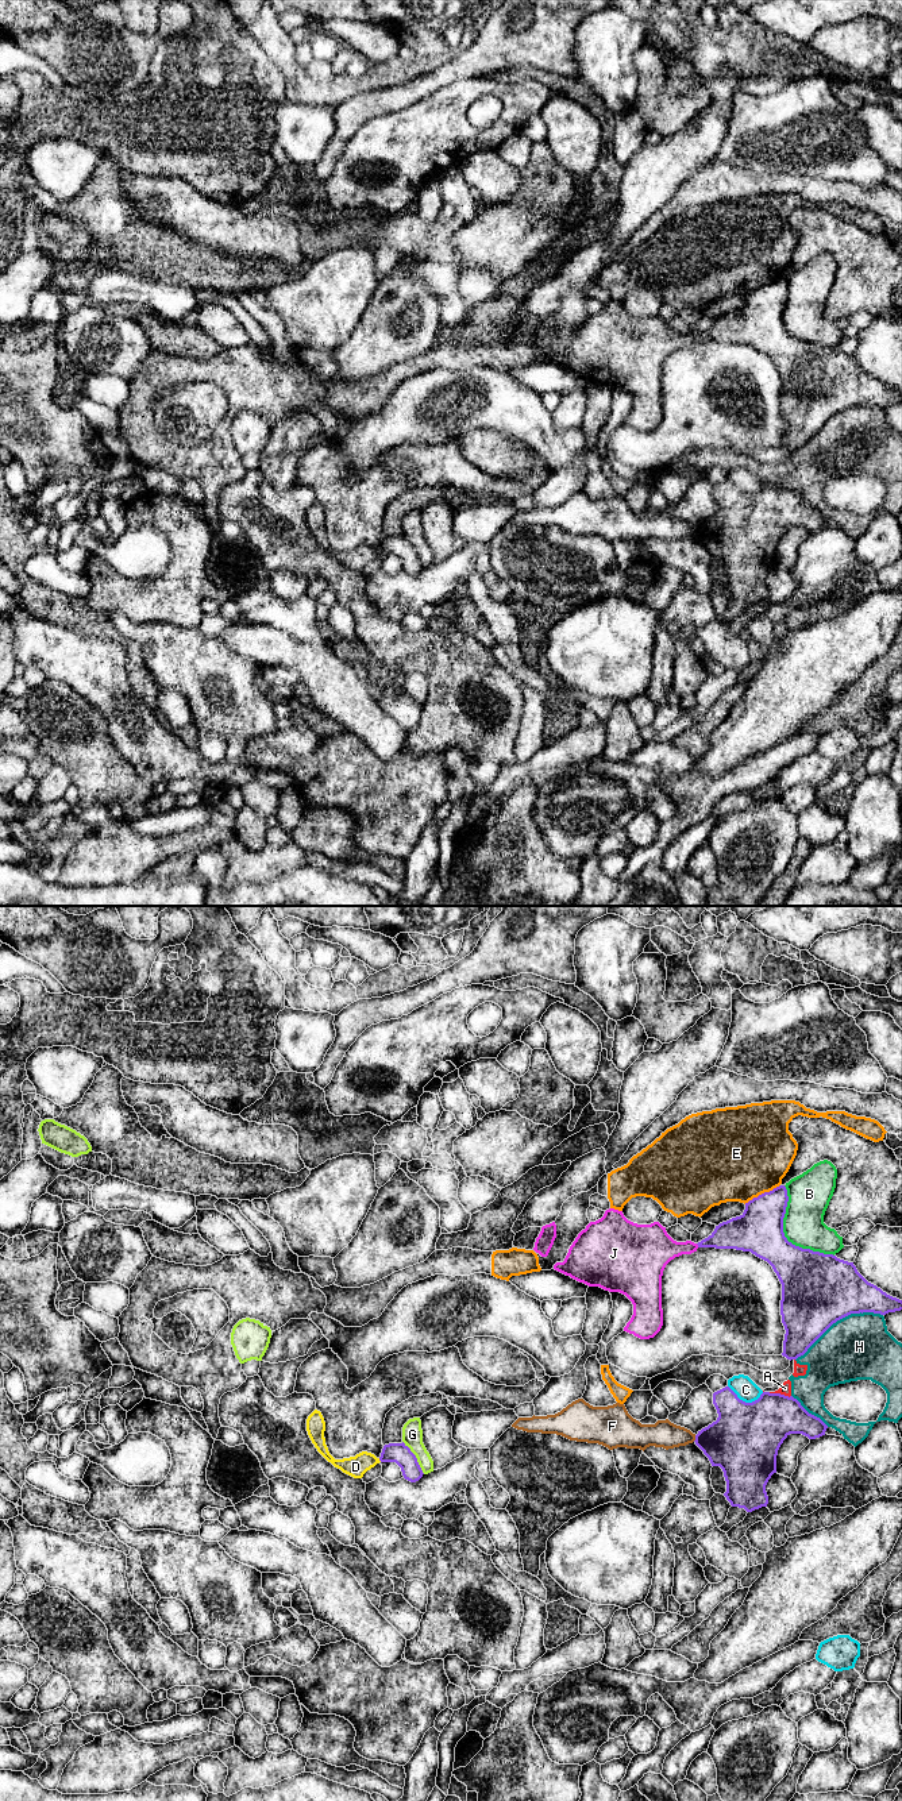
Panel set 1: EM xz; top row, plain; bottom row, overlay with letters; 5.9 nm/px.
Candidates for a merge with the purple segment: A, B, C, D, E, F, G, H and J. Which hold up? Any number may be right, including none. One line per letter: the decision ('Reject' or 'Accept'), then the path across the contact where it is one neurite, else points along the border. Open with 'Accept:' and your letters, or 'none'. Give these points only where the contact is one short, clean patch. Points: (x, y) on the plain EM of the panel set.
Accept: J
A: Reject
B: Reject
C: Reject
D: Reject. Boundary: xz (378, 551), (381, 554)
E: Reject
F: Reject
G: Reject
H: Reject
J: Accept. Path across: xz (737, 326), (697, 336), (687, 340), (655, 340)

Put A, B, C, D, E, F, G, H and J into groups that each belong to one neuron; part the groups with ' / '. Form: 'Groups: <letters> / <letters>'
Groups: A D H / B / C / E / F / G / J

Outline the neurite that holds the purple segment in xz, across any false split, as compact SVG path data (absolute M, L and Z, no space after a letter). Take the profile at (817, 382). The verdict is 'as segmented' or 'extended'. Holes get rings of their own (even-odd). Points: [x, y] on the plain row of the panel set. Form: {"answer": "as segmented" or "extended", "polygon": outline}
{"answer": "extended", "polygon": "M785 278L764 285L745 296L745 302L740 309L720 316L708 331L698 336L676 335L659 315L637 317L628 313L622 304L609 301L601 312L590 315L578 327L564 354L556 355L554 362L589 379L625 387L633 397L633 408L624 424L640 432L649 432L663 419L662 369L671 352L691 347L698 340L751 344L772 359L782 377L780 408L786 423L782 448L790 454L803 448L833 416L851 406L886 408L902 402L902 393L868 375L853 355L789 335L783 325L787 294Z"}

